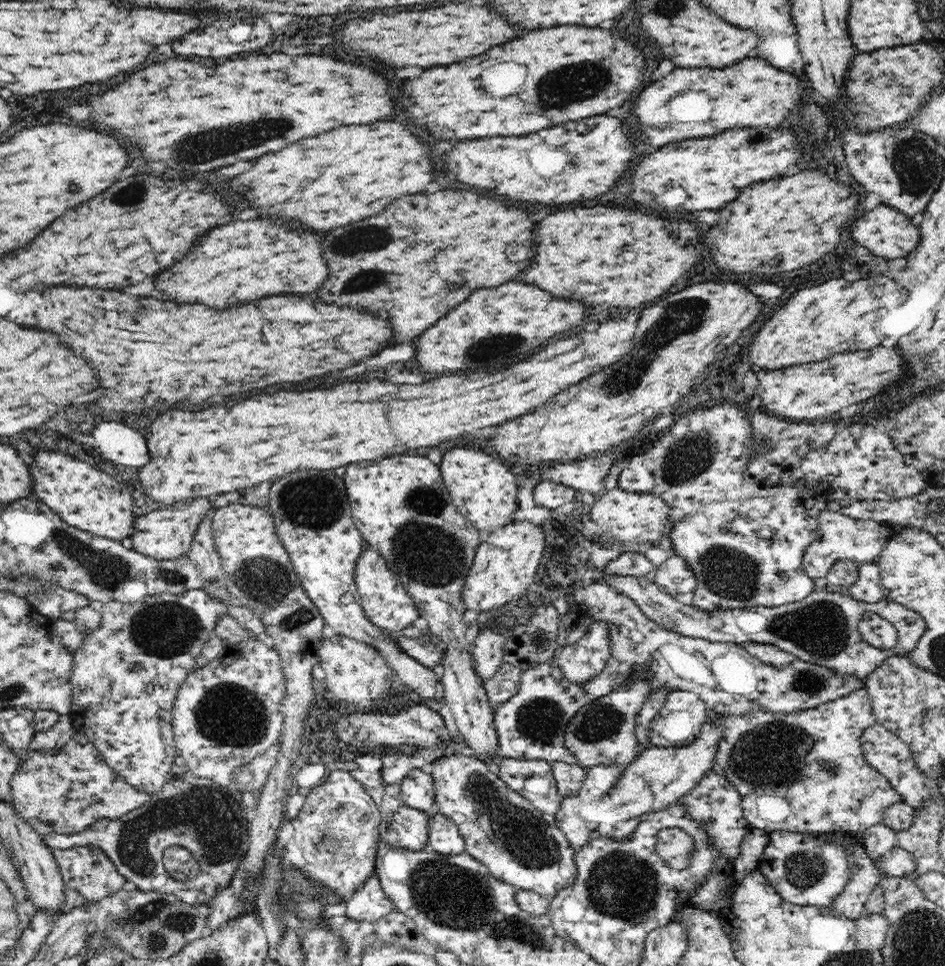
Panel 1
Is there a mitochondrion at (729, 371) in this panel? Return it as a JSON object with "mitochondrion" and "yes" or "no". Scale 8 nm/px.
{"mitochondrion":"no"}

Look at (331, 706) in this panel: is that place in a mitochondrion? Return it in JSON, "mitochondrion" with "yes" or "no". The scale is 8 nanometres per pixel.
{"mitochondrion":"no"}

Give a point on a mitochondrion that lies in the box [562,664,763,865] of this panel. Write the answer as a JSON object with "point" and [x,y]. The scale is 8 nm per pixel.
{"point":[604,722]}

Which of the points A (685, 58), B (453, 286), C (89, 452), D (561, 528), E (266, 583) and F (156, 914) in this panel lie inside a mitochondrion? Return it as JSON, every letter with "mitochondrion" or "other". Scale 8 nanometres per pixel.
{"A":"other","B":"mitochondrion","C":"other","D":"other","E":"mitochondrion","F":"mitochondrion"}

